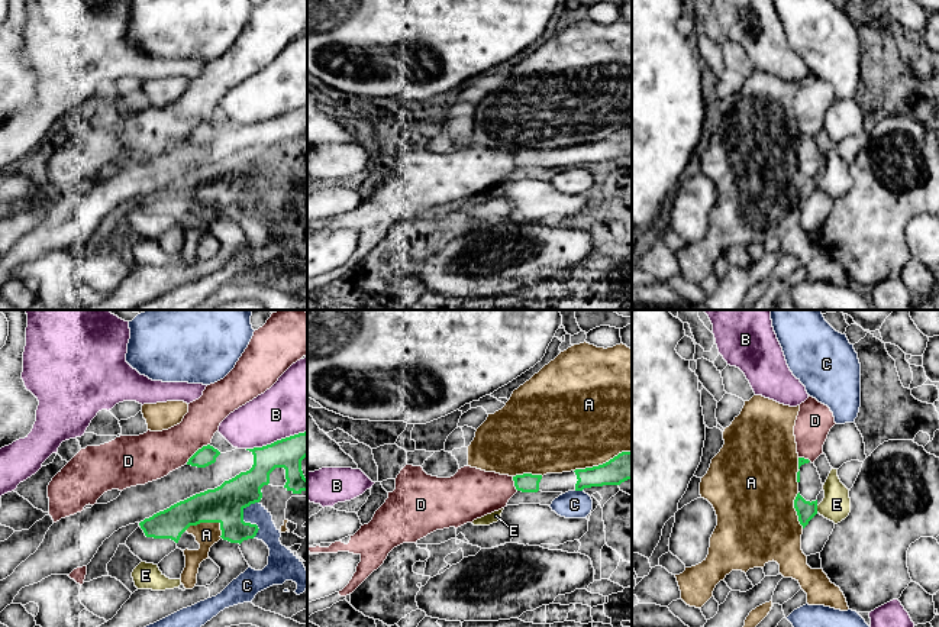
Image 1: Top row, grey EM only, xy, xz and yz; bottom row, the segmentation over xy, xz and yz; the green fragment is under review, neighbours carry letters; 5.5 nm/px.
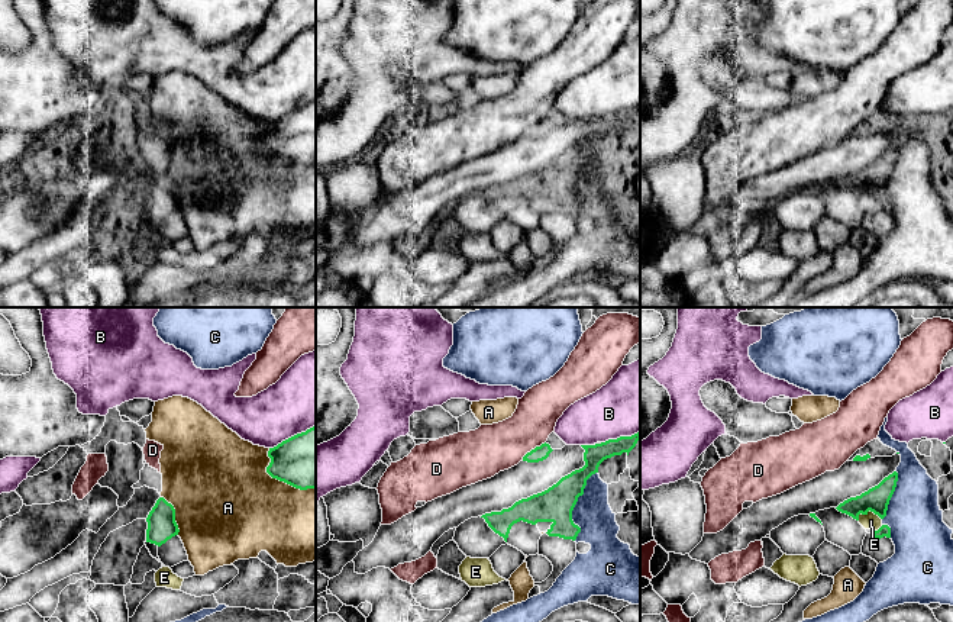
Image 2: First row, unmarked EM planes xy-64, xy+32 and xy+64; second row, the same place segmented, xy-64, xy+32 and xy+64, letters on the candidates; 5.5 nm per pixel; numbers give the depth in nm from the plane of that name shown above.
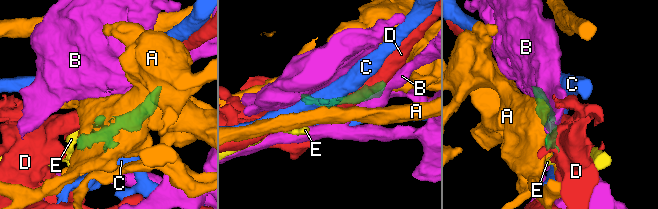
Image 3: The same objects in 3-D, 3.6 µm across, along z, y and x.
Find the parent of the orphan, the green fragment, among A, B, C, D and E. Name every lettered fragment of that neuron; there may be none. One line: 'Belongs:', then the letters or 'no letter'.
Belongs: no letter

